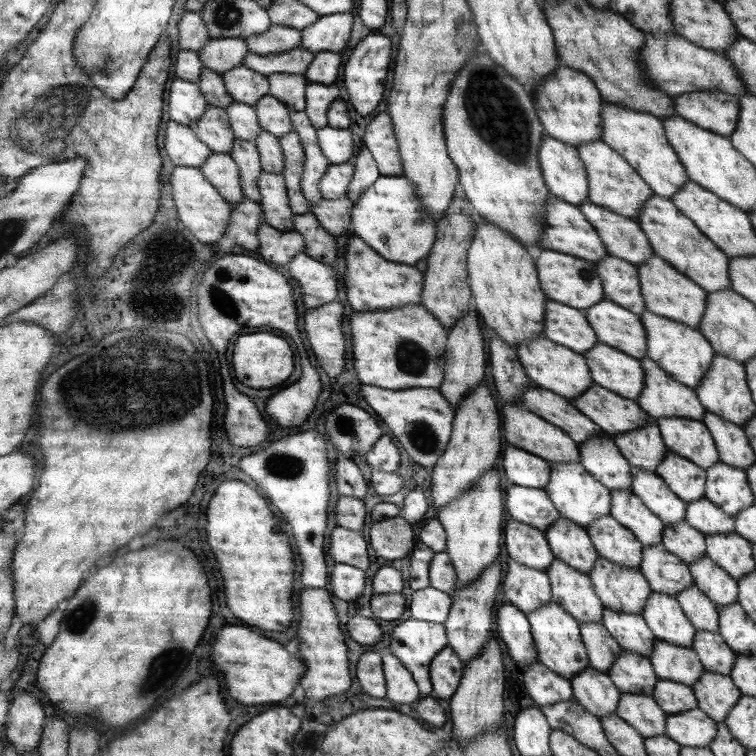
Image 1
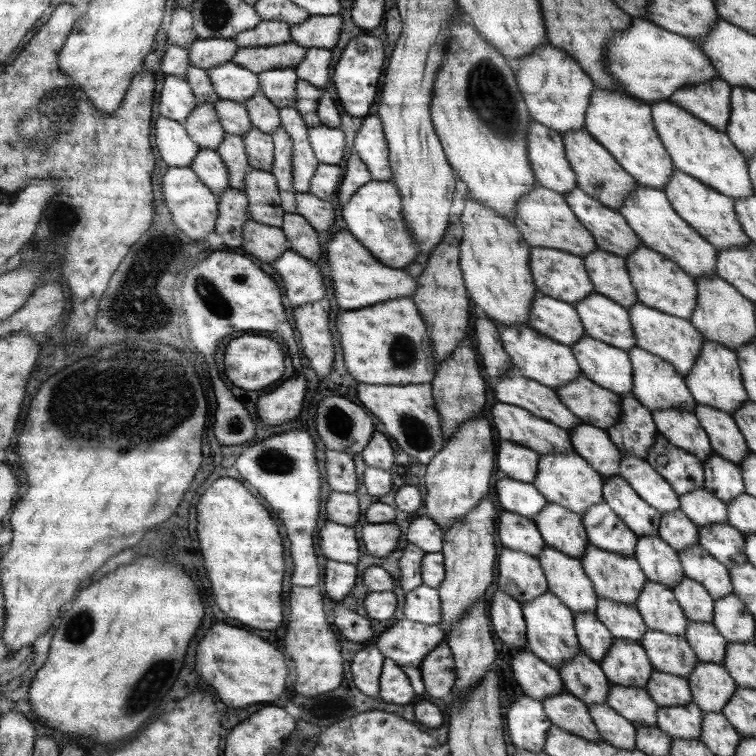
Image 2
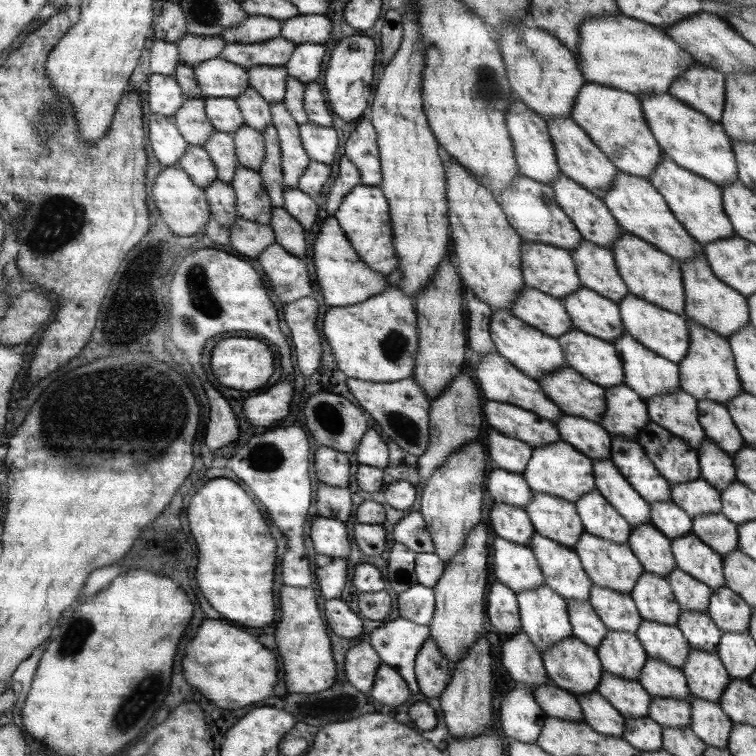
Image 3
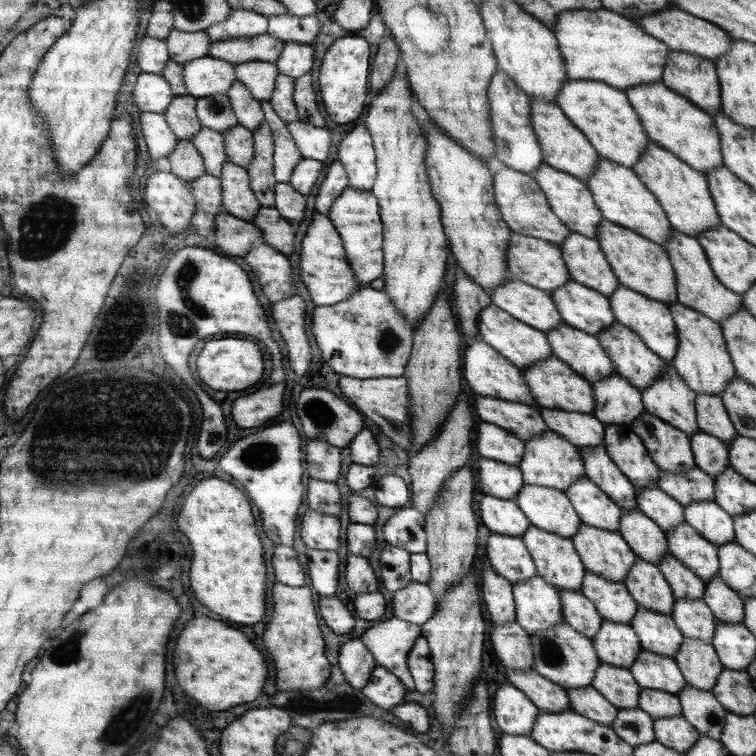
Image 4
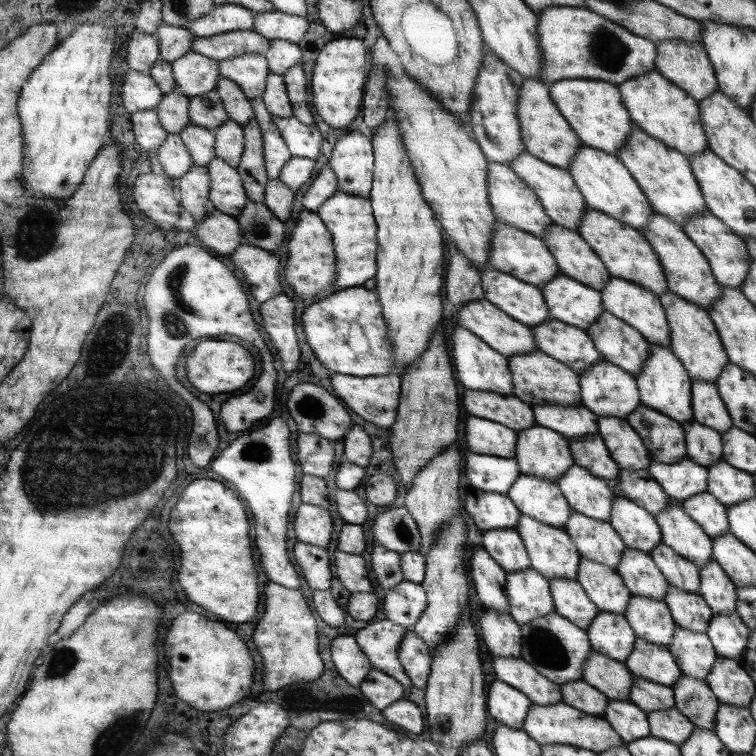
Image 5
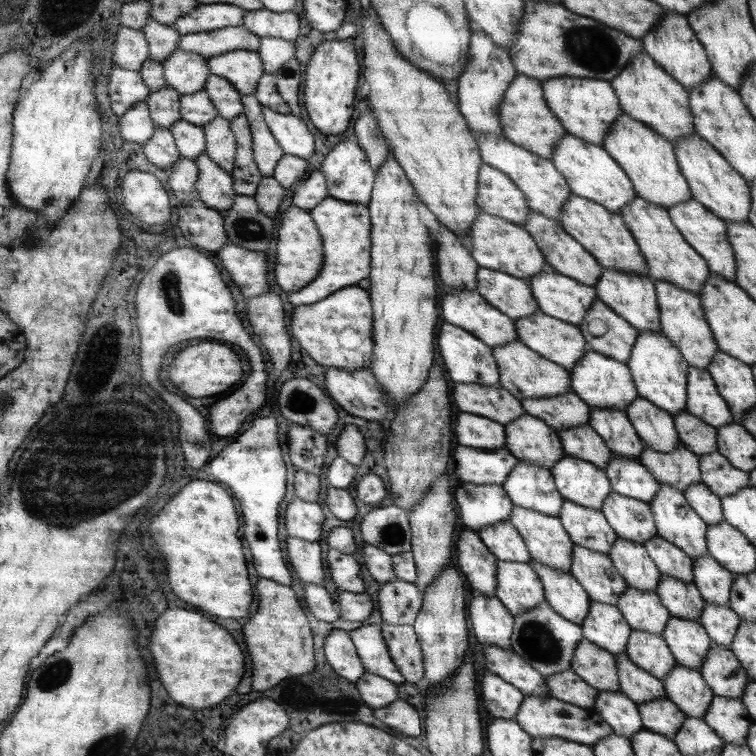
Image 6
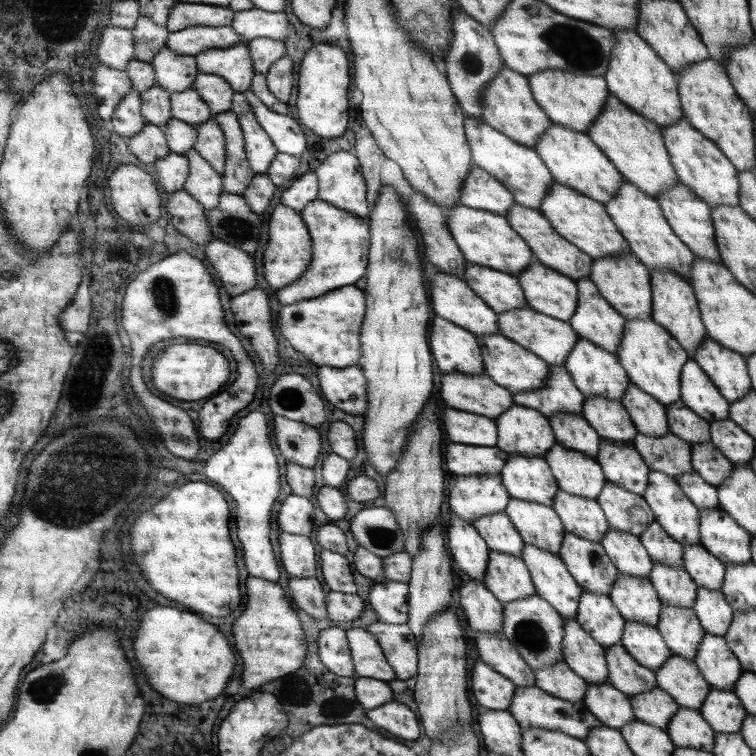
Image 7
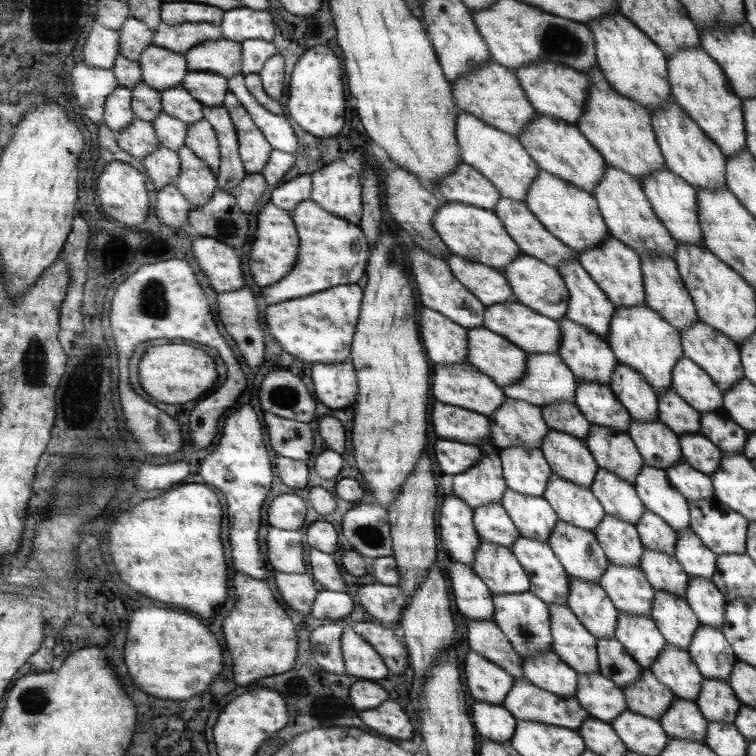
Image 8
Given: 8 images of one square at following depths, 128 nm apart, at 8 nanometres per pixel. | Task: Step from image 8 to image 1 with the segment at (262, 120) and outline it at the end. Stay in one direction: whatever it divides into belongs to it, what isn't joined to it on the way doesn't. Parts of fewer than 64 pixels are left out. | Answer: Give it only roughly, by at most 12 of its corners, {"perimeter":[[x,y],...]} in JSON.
{"perimeter":[[350,129],[318,130],[323,154],[332,165],[352,156]]}

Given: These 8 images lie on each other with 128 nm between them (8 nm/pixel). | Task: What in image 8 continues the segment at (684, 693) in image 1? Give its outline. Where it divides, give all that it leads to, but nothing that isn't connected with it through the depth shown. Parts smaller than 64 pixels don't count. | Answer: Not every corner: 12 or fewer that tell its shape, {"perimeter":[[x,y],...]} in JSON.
{"perimeter":[[619,611],[615,637],[644,669],[667,643],[655,619]]}

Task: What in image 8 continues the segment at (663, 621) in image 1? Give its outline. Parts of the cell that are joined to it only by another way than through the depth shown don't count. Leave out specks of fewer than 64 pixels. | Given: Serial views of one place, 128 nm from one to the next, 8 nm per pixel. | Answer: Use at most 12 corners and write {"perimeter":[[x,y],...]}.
{"perimeter":[[606,514],[595,534],[610,563],[641,568],[632,523]]}

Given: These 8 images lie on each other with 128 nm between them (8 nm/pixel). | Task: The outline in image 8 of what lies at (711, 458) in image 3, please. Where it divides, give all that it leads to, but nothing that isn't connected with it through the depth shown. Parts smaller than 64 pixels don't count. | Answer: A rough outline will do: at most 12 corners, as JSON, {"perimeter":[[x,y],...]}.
{"perimeter":[[673,390],[657,394],[658,421],[699,433],[702,414]]}

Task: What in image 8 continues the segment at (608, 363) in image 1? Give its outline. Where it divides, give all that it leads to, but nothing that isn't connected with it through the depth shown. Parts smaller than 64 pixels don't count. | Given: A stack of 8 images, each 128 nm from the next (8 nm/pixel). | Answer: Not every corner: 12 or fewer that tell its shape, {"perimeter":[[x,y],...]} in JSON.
{"perimeter":[[515,300],[487,306],[483,327],[527,354],[556,354],[559,323]]}

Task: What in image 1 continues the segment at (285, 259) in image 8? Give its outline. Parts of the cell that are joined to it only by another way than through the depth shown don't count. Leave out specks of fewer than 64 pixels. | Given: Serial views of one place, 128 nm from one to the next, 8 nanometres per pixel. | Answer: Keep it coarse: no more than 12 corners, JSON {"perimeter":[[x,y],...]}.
{"perimeter":[[354,234],[348,302],[357,312],[423,300],[424,273],[390,262]]}

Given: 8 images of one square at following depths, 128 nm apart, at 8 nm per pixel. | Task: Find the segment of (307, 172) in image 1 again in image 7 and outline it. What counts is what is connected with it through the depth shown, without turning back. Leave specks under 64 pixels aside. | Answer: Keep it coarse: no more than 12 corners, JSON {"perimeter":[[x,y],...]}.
{"perimeter":[[244,93],[232,97],[247,158],[256,175],[266,175],[278,147],[263,130]]}

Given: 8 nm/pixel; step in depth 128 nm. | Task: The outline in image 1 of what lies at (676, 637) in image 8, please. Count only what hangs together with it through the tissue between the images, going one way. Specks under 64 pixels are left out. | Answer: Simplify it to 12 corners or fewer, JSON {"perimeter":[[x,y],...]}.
{"perimeter":[[704,670],[698,708],[725,721],[743,696],[730,675]]}

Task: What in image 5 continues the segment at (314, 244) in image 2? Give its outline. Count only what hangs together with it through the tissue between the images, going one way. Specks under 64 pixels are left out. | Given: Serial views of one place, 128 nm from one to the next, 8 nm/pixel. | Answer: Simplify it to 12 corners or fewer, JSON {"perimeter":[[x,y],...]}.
{"perimeter":[[248,200],[236,218],[244,243],[270,253],[284,224],[263,202]]}

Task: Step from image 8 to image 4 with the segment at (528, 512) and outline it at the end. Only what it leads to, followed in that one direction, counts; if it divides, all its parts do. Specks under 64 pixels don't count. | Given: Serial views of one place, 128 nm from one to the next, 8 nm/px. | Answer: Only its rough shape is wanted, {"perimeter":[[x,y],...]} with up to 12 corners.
{"perimeter":[[530,525],[523,541],[559,590],[583,590],[587,574],[571,538]]}

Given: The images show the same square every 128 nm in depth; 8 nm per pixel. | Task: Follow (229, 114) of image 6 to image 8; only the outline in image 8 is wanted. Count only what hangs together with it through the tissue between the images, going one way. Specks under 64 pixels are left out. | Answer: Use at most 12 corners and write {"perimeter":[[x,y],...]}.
{"perimeter":[[188,70],[182,86],[207,107],[224,104],[227,78]]}

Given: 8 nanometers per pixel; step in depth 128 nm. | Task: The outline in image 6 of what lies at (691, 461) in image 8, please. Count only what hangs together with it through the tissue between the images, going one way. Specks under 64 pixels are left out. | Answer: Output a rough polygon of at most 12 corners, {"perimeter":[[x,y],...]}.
{"perimeter":[[714,452],[699,456],[703,483],[720,498],[751,486],[751,475]]}

